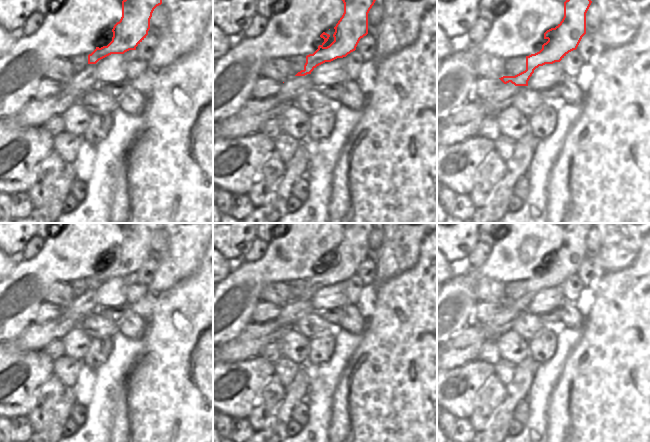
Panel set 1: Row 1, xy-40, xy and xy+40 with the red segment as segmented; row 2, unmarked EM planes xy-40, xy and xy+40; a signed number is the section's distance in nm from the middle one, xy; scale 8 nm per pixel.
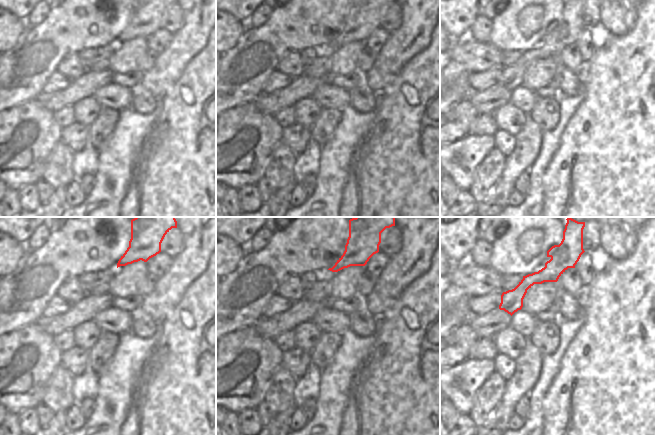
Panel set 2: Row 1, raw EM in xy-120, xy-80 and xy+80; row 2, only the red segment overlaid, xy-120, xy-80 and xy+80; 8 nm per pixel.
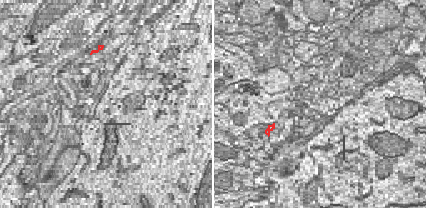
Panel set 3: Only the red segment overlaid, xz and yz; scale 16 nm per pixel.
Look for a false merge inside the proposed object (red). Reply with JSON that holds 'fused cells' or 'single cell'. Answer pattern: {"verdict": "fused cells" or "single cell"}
{"verdict": "single cell"}

